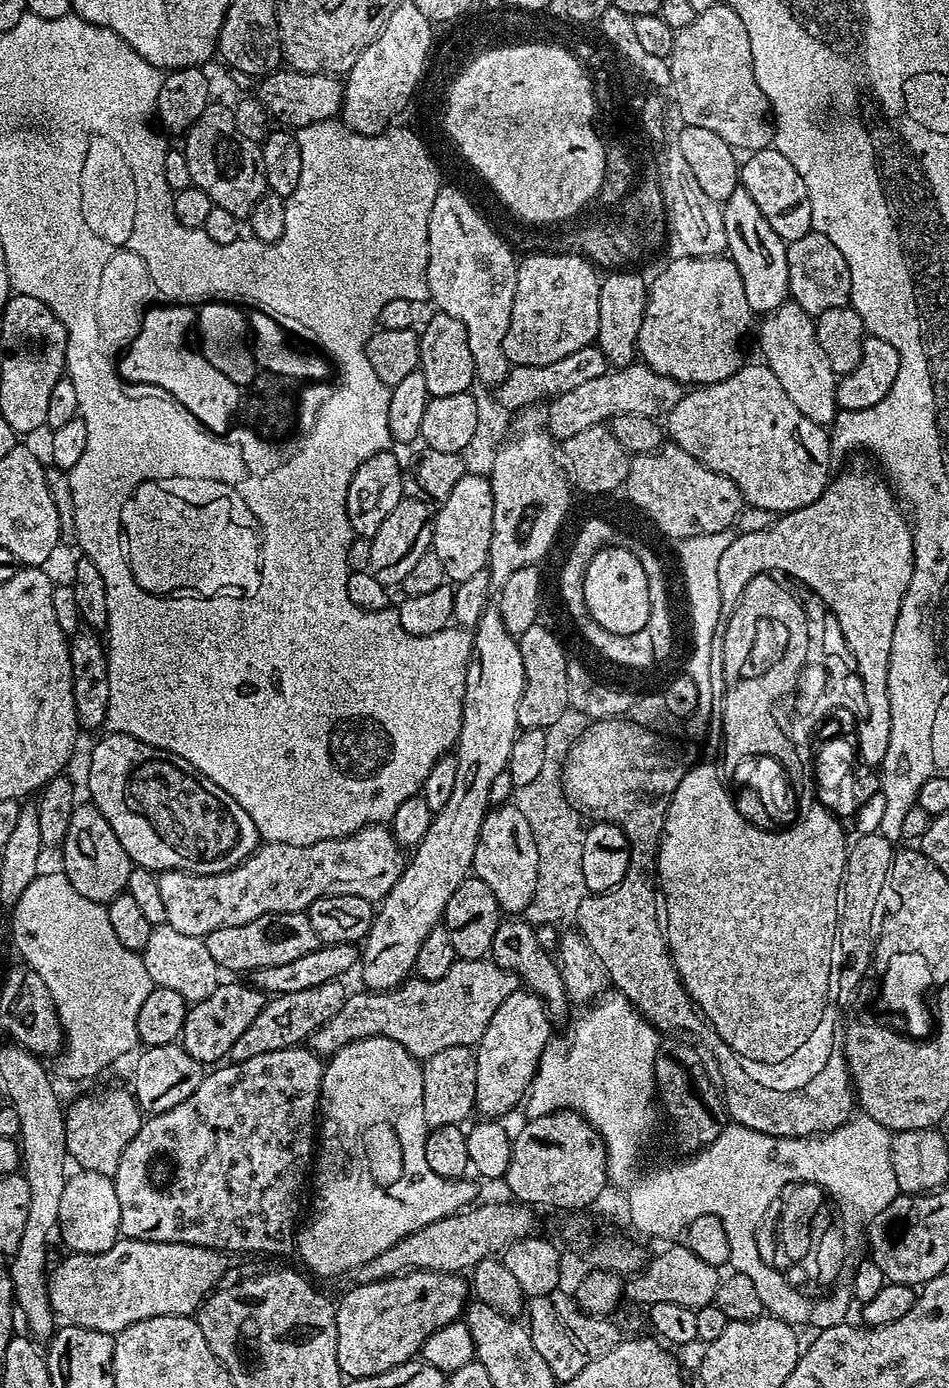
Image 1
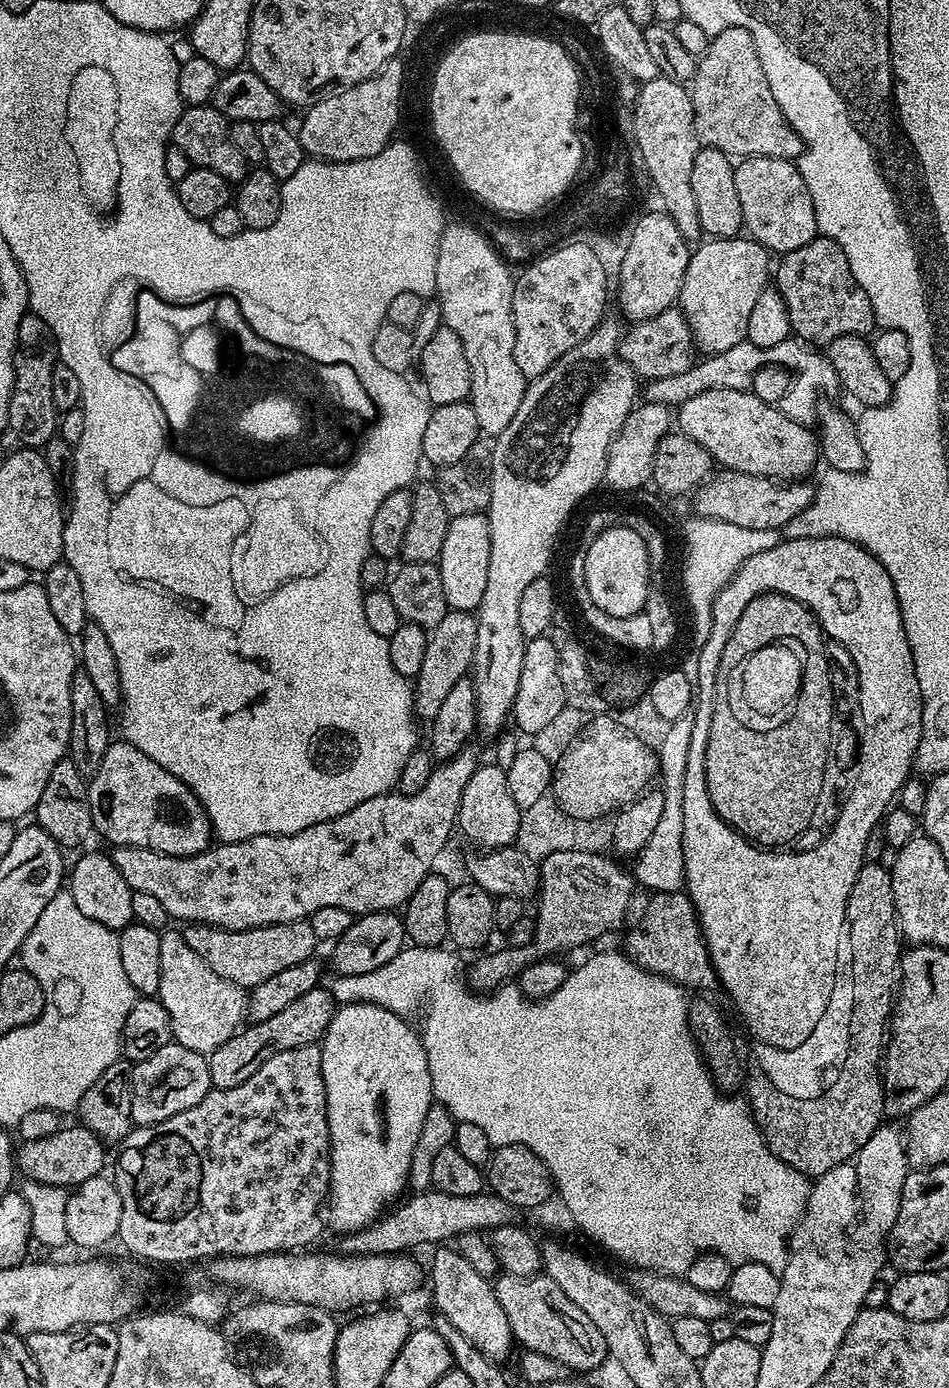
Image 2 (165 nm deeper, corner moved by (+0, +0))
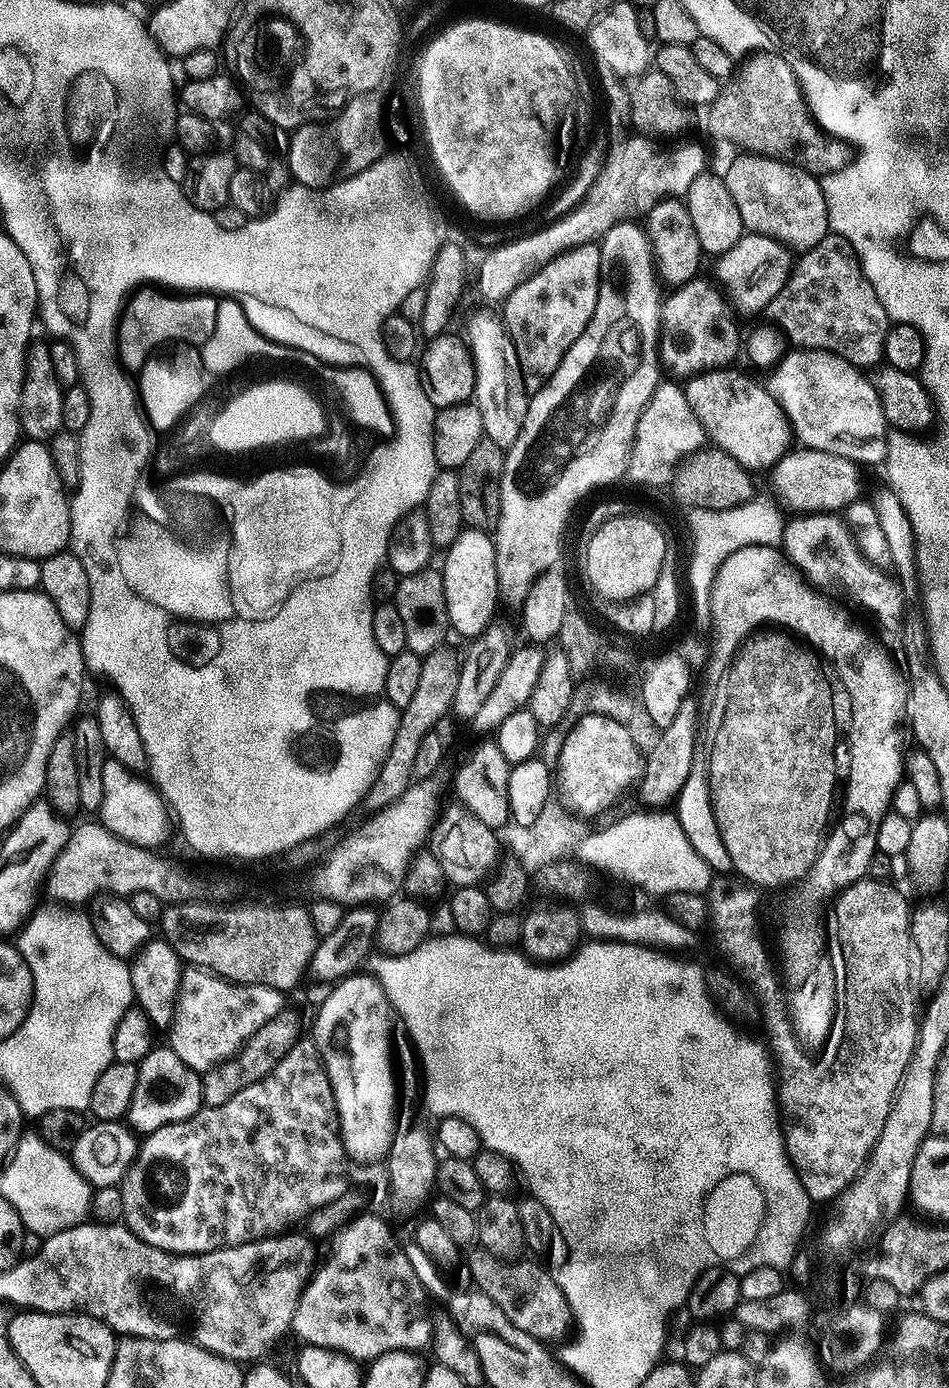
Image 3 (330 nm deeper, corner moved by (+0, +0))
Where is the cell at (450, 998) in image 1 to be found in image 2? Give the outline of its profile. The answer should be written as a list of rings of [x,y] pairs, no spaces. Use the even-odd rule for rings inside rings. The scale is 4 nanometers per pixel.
[[[562,850],[539,861],[540,886],[535,897],[536,933],[530,946],[504,946],[501,952],[492,952],[472,964],[470,984],[476,990],[495,990],[519,977],[526,966],[539,960],[559,957],[559,952],[591,945],[600,935],[622,929],[624,919],[632,908],[637,881],[631,871],[615,864],[604,852]]]

